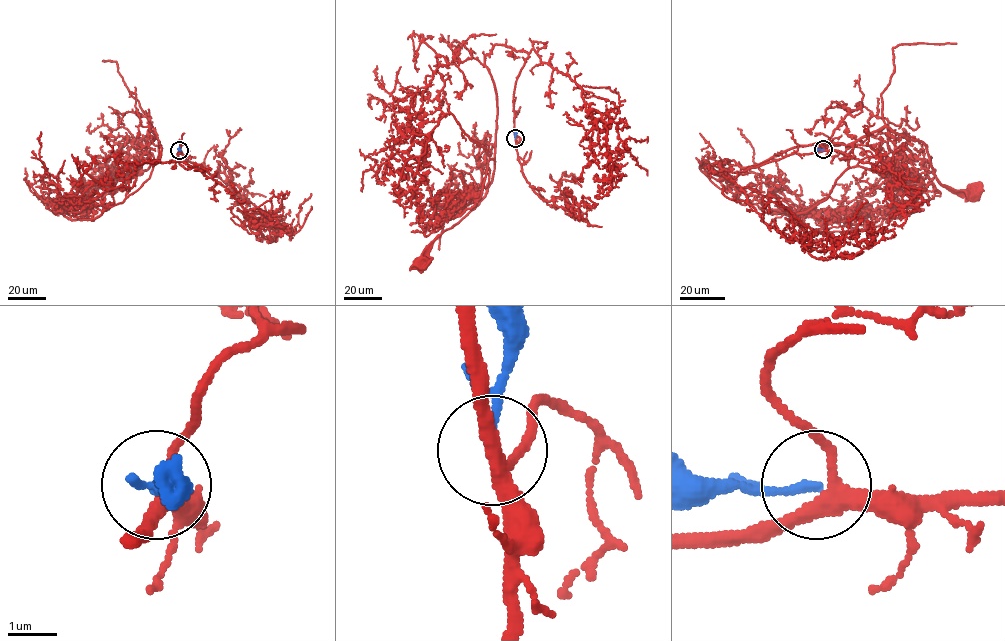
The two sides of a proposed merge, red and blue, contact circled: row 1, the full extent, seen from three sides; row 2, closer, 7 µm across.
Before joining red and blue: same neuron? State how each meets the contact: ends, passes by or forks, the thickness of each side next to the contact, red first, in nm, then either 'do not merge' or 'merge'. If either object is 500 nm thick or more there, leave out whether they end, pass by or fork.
red forks; blue ends; calibres 300 and 180 nm; do not merge

